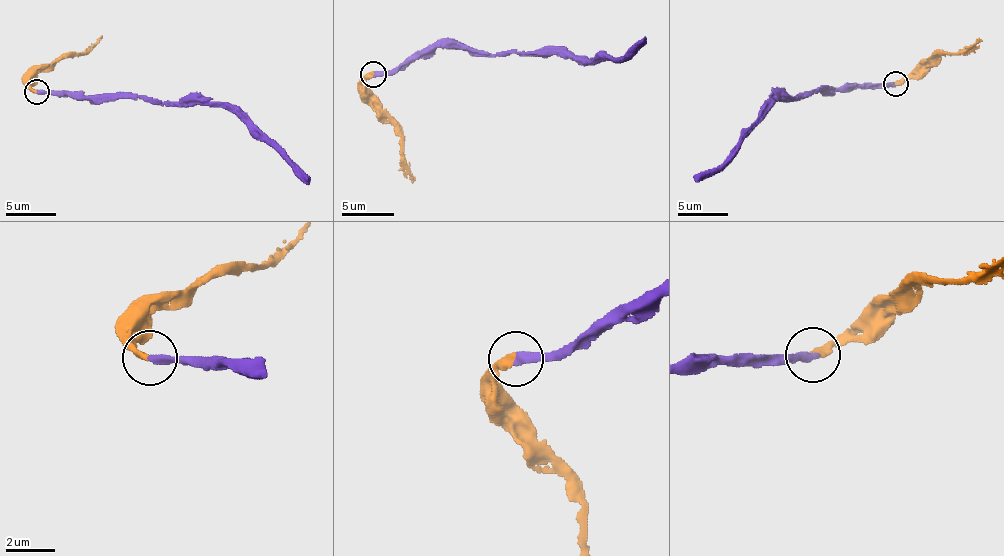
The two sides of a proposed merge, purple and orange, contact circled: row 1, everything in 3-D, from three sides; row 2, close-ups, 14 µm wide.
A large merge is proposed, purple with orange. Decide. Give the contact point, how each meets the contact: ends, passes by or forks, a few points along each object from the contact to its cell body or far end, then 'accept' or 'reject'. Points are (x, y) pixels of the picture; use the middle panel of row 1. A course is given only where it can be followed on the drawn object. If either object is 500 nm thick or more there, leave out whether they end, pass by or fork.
place (373, 74); purple ends; orange ends; course purple (373, 74), (403, 70), (438, 46), (623, 62), (643, 39); course orange (373, 74), (363, 84), (368, 102), (390, 122), (400, 138), (400, 164), (412, 182); accept

